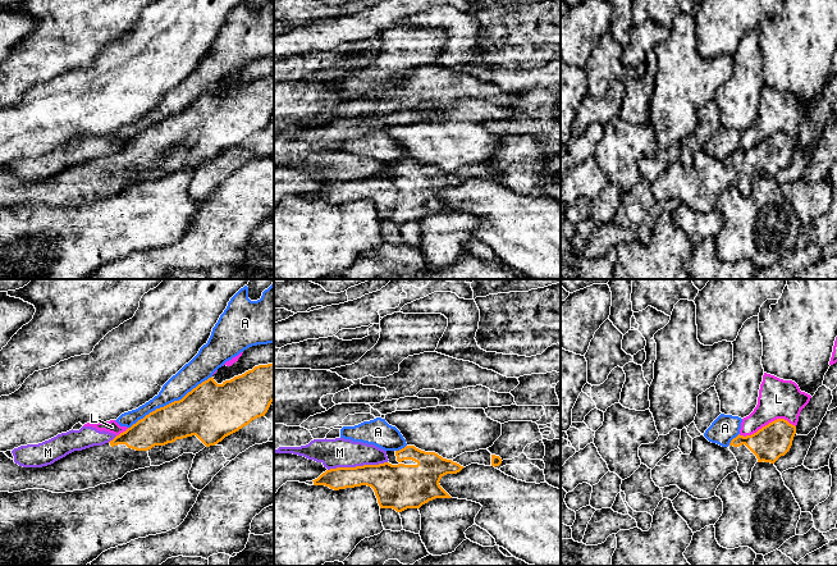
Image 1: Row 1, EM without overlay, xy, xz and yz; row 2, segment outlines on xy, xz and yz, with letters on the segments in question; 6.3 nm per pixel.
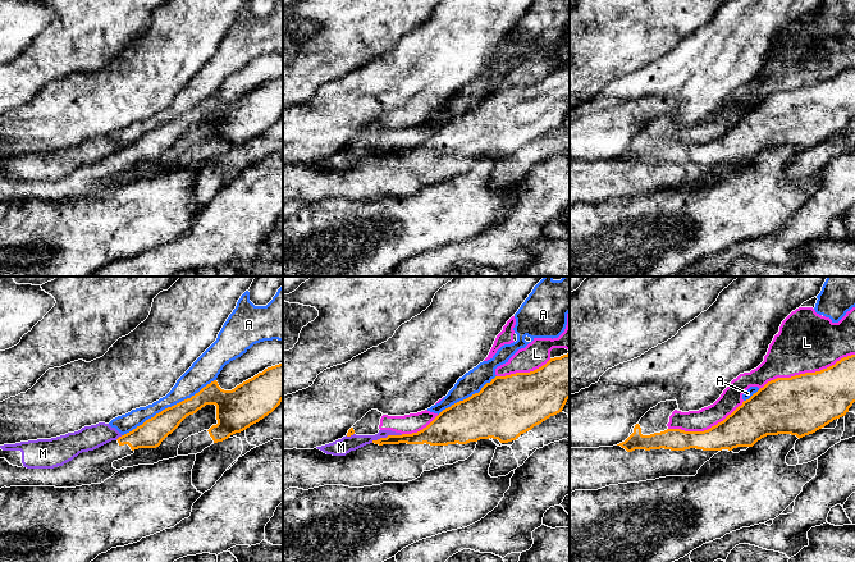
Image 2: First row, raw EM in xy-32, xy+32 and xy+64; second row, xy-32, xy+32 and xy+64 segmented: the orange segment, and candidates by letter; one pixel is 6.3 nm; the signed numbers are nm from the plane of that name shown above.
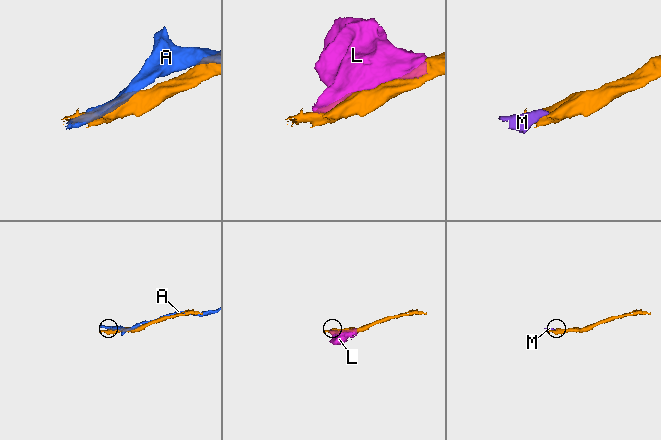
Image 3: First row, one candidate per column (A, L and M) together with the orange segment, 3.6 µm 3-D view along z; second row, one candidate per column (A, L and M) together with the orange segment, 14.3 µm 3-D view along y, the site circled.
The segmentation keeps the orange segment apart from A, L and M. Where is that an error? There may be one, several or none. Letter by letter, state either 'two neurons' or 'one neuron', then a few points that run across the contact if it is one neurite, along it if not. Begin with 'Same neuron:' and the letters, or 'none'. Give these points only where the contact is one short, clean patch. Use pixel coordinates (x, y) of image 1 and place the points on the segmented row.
Same neuron: none
A: two neurons
L: two neurons
M: two neurons; line xz (387, 461), (337, 466), (328, 470)

